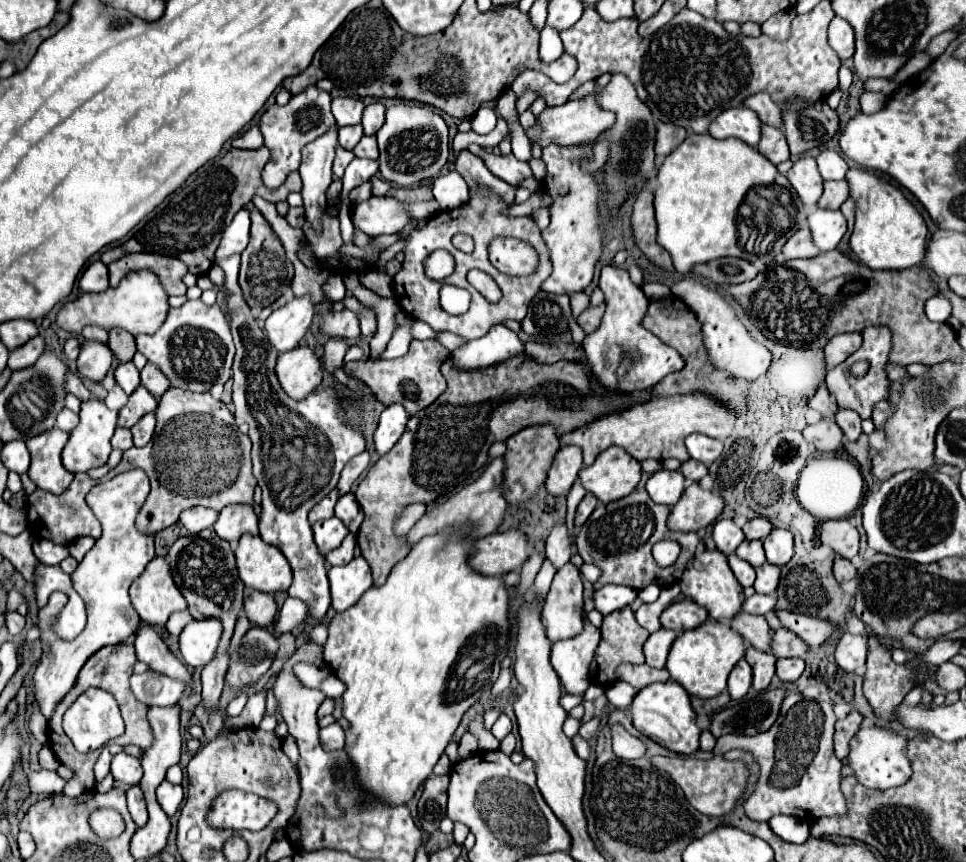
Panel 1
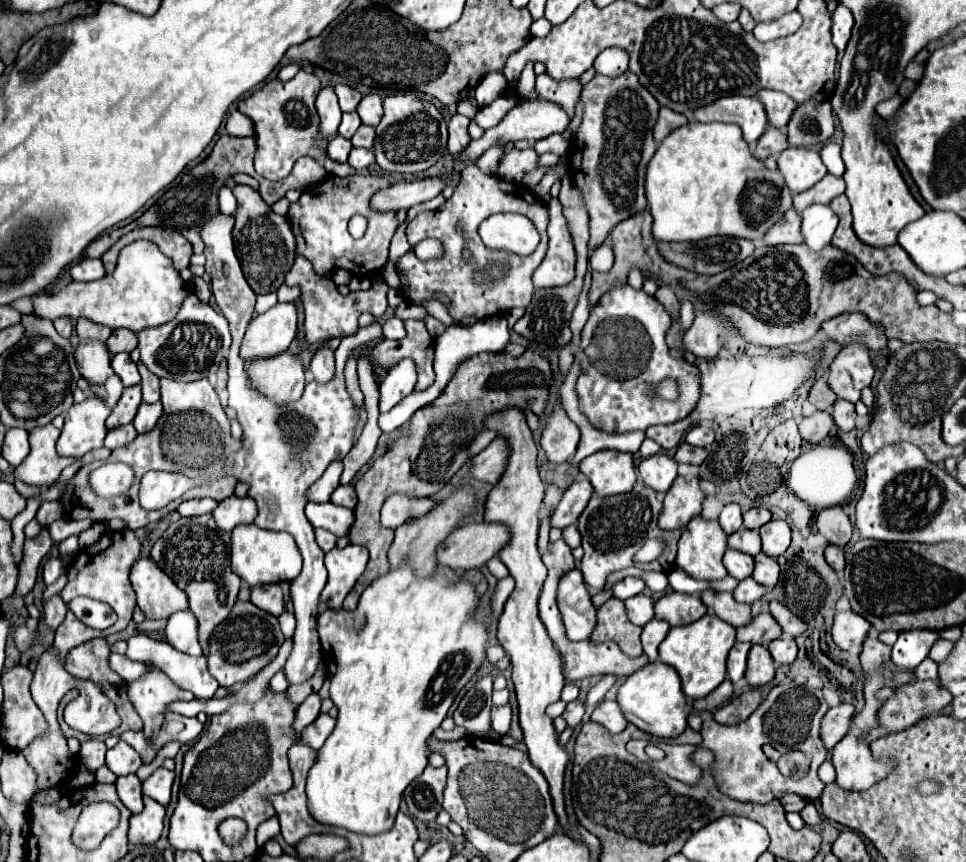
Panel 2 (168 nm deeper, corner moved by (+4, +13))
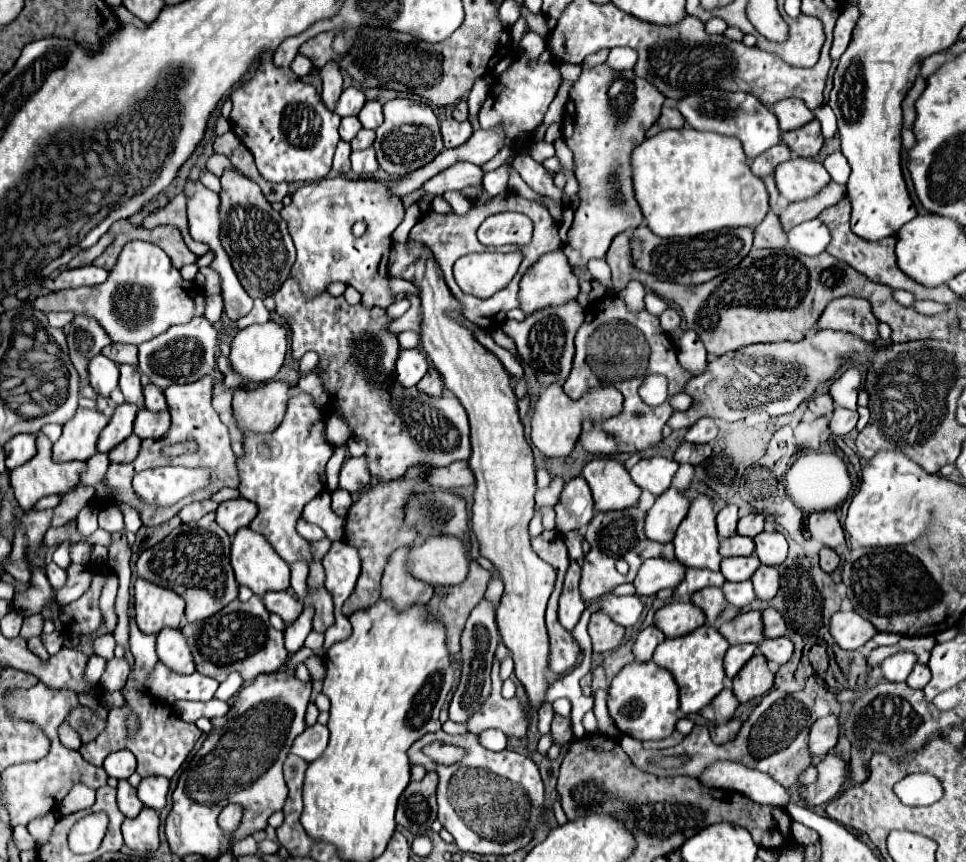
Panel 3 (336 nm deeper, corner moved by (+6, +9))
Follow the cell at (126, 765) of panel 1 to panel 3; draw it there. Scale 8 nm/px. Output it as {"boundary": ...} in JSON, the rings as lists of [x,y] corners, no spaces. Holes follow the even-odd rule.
{"boundary":[[[127,749],[115,751],[115,753],[107,755],[107,759],[103,763],[103,769],[107,771],[109,777],[129,779],[129,775],[135,773],[135,755]]]}

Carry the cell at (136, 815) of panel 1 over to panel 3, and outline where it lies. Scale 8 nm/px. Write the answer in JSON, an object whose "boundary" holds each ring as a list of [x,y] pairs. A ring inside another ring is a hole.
{"boundary":[[[121,779],[117,785],[117,805],[125,817],[137,817],[143,809],[143,803],[139,801],[135,787],[131,787],[127,779]]]}

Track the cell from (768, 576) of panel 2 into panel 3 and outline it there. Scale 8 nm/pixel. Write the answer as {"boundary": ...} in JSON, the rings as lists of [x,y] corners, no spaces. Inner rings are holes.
{"boundary":[[[761,565],[755,575],[751,577],[753,581],[753,587],[755,587],[755,595],[757,599],[761,601],[769,601],[777,595],[779,591],[779,573],[775,567],[769,567],[769,565]]]}

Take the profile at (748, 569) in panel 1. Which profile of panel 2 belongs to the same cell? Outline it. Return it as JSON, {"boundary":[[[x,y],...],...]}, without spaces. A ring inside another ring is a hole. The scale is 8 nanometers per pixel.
{"boundary":[[[727,549],[725,551],[723,563],[725,563],[725,569],[729,571],[729,575],[739,579],[739,581],[753,573],[753,557],[747,555],[747,553],[735,551],[735,549]]]}

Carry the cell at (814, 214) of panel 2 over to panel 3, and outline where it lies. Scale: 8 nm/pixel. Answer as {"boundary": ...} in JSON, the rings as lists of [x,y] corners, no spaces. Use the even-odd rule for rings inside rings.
{"boundary":[[[819,219],[805,221],[789,231],[789,247],[803,255],[823,253],[829,241],[831,241],[829,229]]]}

